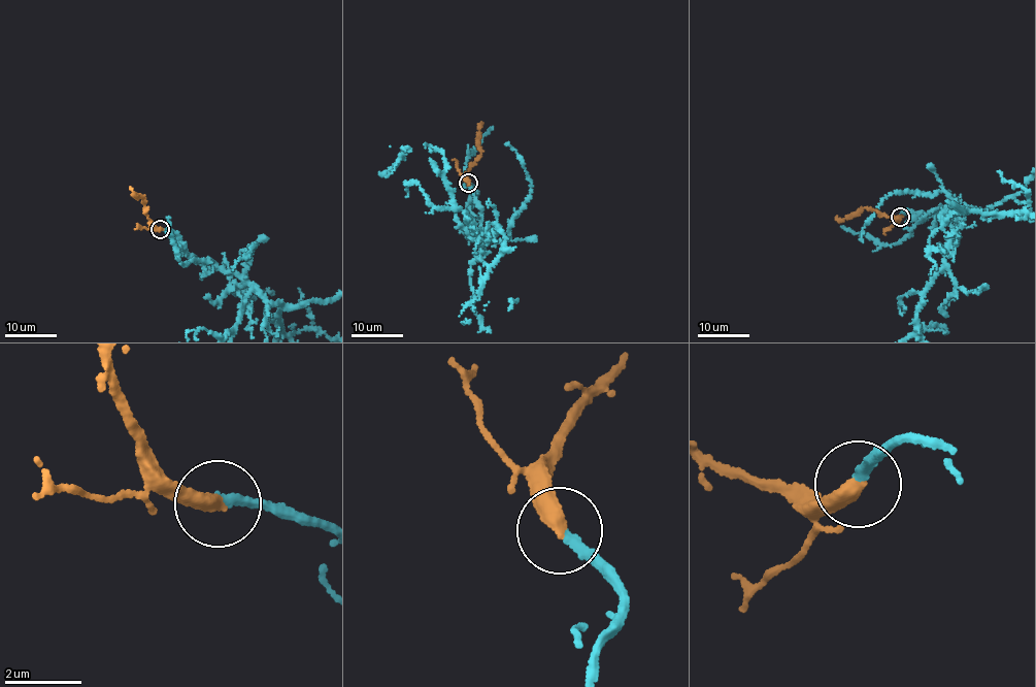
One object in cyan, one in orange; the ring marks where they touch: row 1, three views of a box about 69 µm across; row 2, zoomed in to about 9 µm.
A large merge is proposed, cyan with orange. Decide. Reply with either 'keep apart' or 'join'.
join

